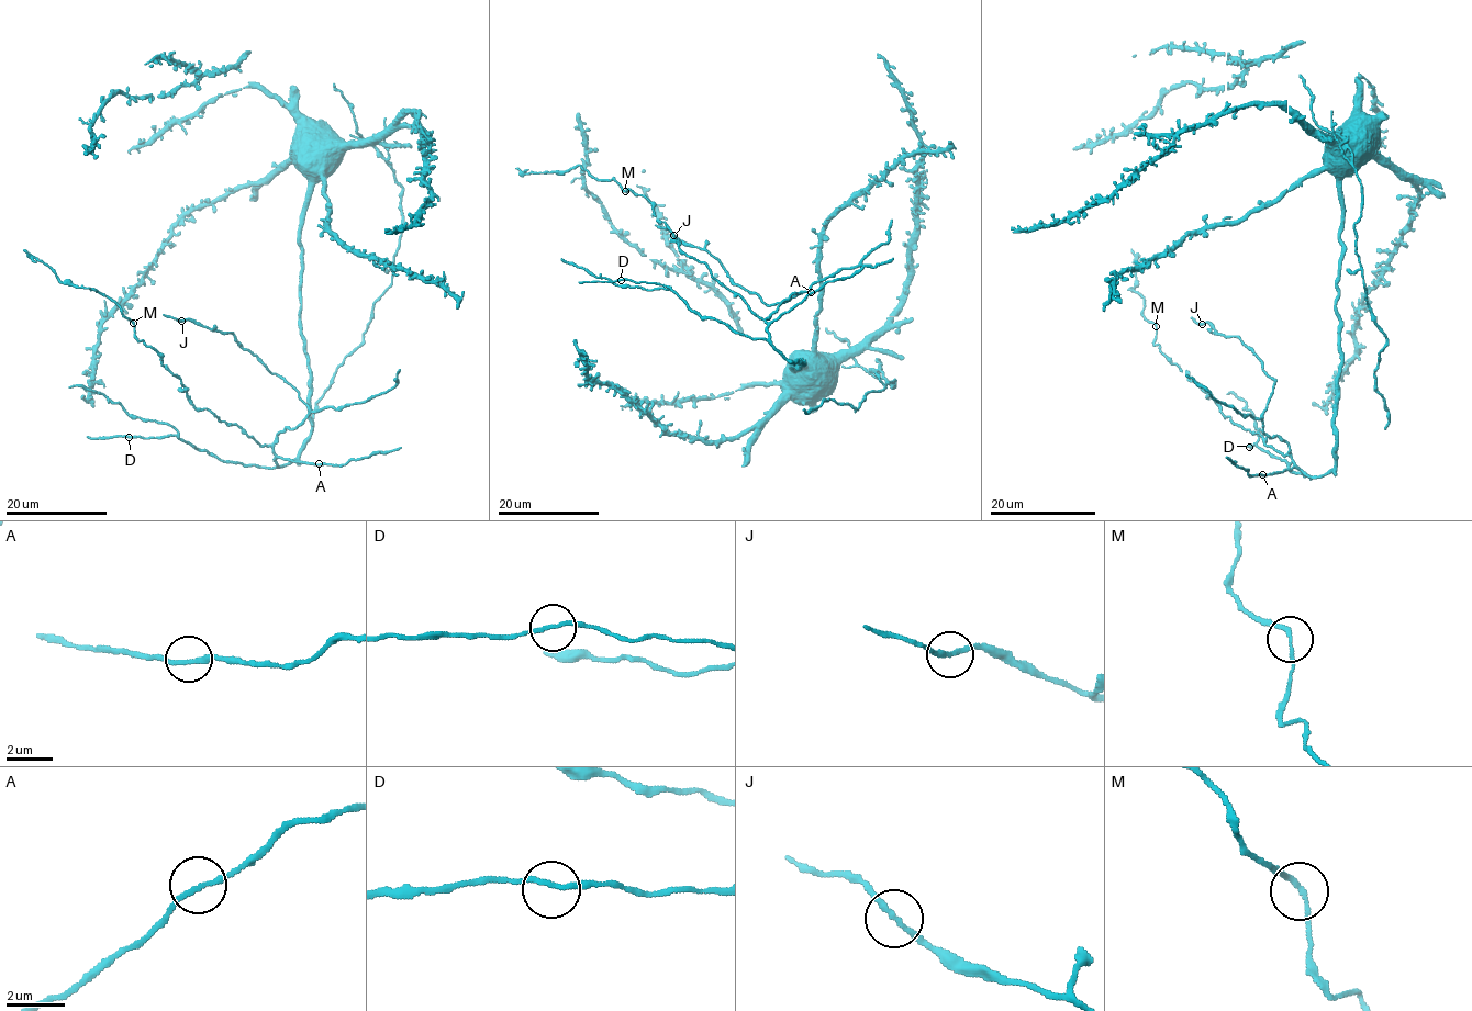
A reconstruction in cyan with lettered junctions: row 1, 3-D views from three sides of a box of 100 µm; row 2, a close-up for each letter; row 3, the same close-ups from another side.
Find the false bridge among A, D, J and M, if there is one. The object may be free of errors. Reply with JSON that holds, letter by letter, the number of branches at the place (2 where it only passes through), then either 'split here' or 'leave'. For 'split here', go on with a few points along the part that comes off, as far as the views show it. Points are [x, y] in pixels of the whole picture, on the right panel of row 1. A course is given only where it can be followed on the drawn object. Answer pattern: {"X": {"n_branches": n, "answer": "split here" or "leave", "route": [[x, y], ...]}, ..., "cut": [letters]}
{"A": {"n_branches": 2, "answer": "leave"}, "D": {"n_branches": 2, "answer": "leave"}, "J": {"n_branches": 2, "answer": "leave"}, "M": {"n_branches": 2, "answer": "leave"}, "cut": []}

